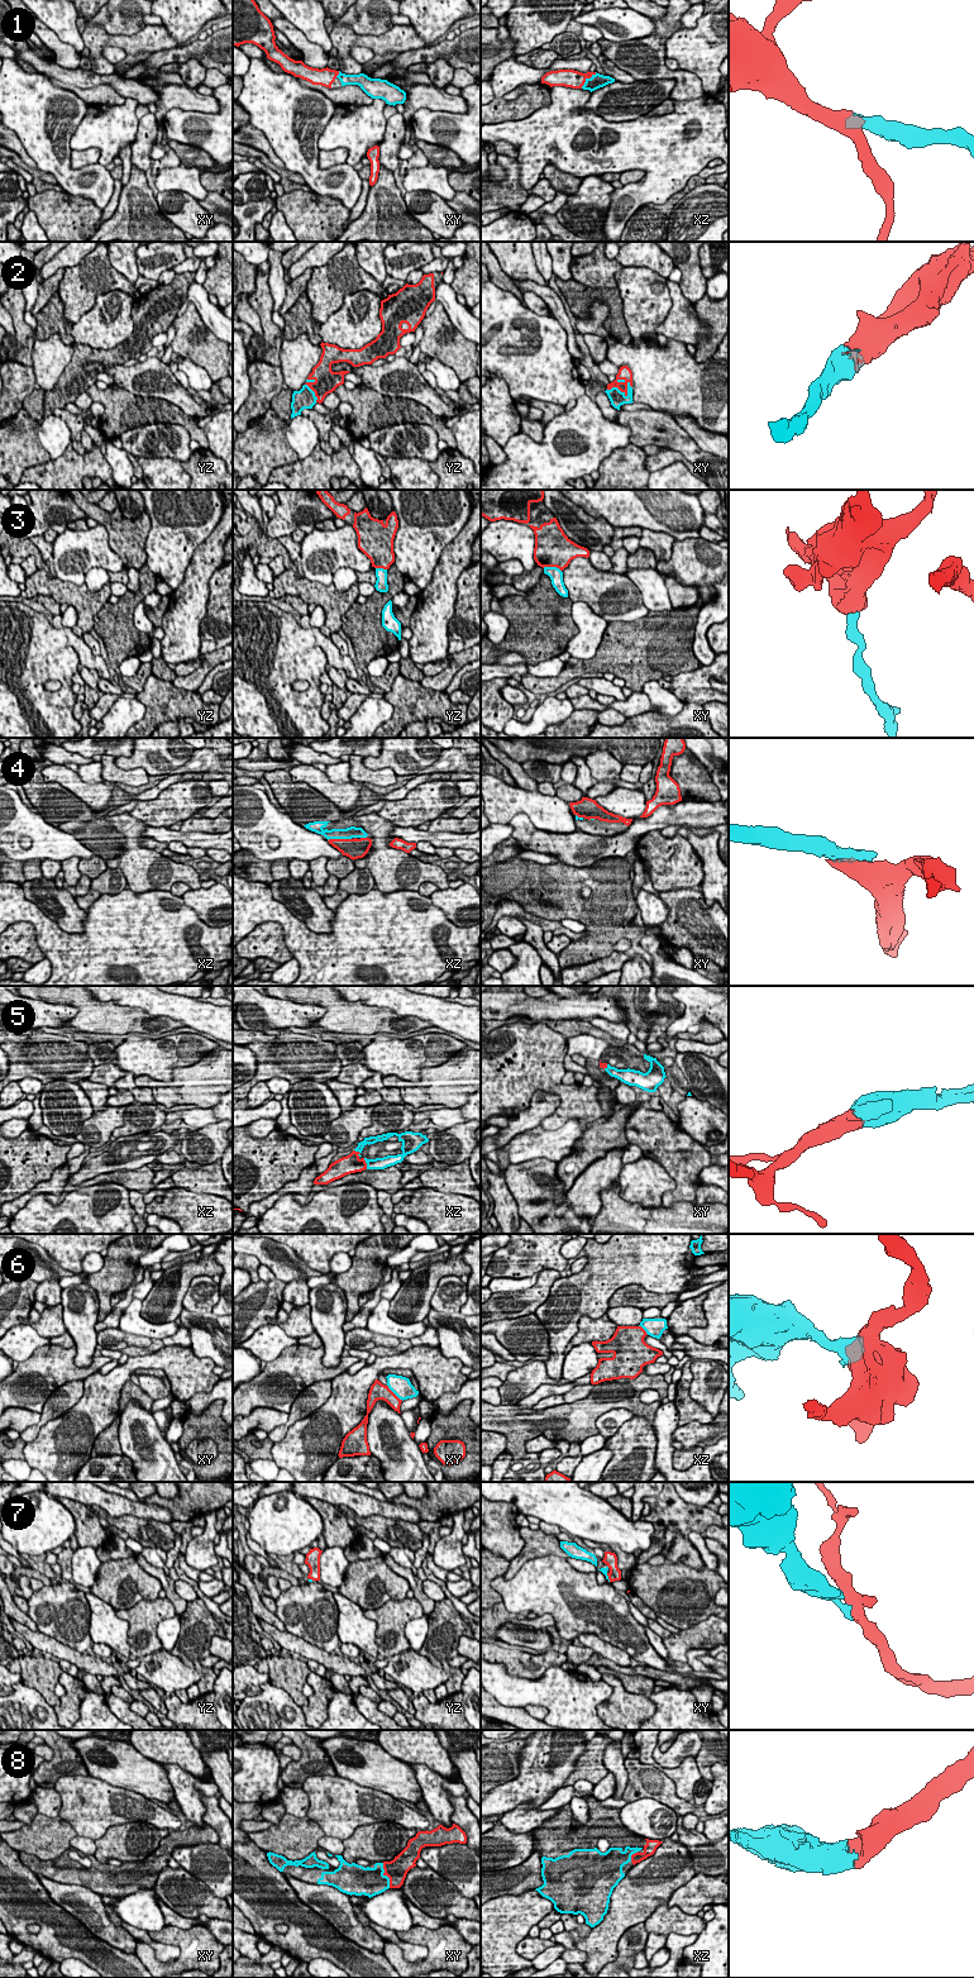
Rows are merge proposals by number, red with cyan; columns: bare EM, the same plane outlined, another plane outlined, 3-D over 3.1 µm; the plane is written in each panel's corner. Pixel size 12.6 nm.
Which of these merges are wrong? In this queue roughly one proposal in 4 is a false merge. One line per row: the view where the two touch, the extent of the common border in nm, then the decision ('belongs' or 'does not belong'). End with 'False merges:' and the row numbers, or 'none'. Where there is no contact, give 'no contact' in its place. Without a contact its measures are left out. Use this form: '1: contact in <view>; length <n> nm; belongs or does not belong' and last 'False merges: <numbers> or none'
1: contact in xz; length 280 nm; belongs
2: contact in xy; length 320 nm; belongs
3: contact in xy; length 240 nm; does not belong
4: contact in xz; length 300 nm; belongs
5: contact in xz; length 150 nm; belongs
6: contact in xy; length 280 nm; belongs
7: contact in xy; length 120 nm; does not belong
8: contact in xy; length 340 nm; belongs
False merges: 3, 7

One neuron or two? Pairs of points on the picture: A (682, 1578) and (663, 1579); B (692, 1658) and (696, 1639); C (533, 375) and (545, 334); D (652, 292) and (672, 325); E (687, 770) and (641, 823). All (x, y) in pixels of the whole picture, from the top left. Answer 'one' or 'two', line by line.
A: one
B: two
C: one
D: two
E: two

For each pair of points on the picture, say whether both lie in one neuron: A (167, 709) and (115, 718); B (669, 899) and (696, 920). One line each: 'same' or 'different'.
A: same
B: same

